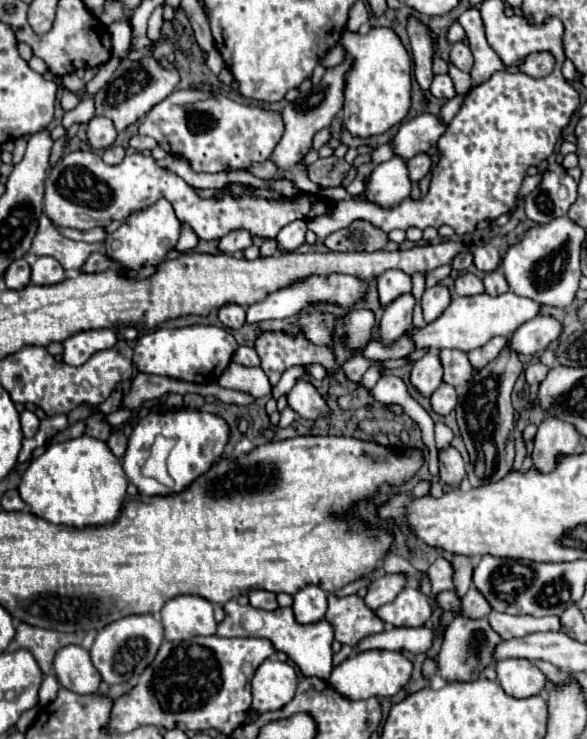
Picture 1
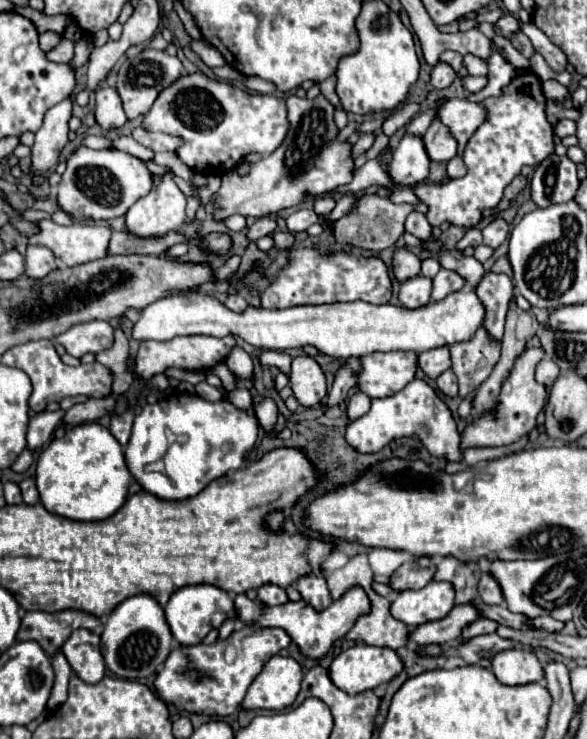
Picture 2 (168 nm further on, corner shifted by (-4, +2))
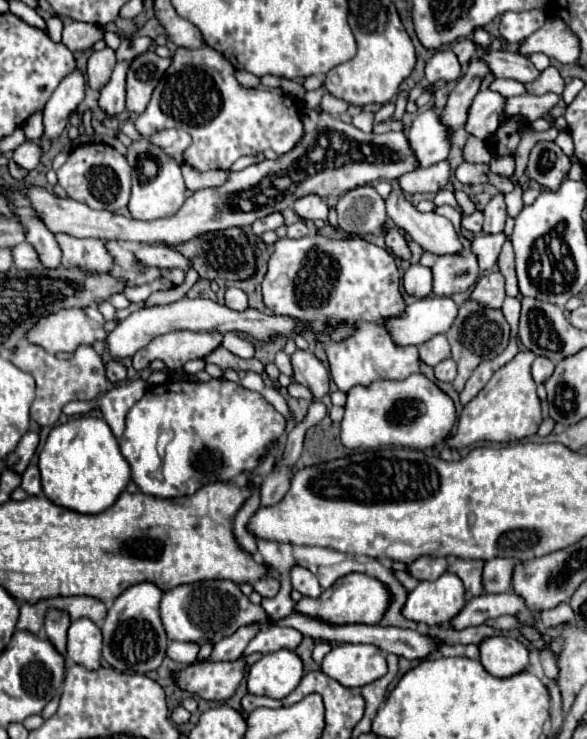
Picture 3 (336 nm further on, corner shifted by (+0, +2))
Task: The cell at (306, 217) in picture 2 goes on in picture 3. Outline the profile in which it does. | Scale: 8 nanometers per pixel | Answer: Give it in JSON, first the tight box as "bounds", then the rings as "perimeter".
{"bounds":[292,195,328,221],"perimeter":[[[308,195],[308,197],[302,197],[302,199],[298,199],[294,205],[292,205],[292,209],[294,209],[294,213],[300,217],[300,219],[310,219],[310,221],[314,221],[314,219],[324,219],[326,221],[326,217],[328,217],[328,205],[322,201],[322,197],[318,197],[318,195]]]}

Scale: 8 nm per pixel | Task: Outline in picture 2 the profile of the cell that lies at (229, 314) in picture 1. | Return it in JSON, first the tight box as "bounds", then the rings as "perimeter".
{"bounds":[226,293,248,311],"perimeter":[[[232,293],[232,295],[228,295],[228,299],[226,299],[226,307],[232,309],[232,311],[244,311],[244,307],[248,307],[248,301],[246,301],[242,295]]]}

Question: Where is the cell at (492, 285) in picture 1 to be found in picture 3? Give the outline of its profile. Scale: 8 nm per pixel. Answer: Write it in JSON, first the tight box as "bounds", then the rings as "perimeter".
{"bounds":[470,271,504,309],"perimeter":[[[490,271],[478,279],[474,285],[470,299],[476,301],[480,307],[500,309],[504,303],[504,277],[498,271]]]}

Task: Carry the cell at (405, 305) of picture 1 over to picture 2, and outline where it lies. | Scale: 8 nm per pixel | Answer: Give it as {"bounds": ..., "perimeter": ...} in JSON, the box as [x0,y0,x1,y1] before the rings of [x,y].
{"bounds":[400,275,432,309],"perimeter":[[[418,275],[416,279],[406,279],[400,287],[400,303],[408,309],[422,307],[430,303],[430,291],[432,291],[432,281],[424,275]]]}

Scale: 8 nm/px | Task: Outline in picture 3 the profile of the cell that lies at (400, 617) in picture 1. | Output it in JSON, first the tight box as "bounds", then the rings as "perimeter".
{"bounds":[402,573,464,625],"perimeter":[[[444,573],[440,579],[436,581],[422,581],[412,593],[408,593],[408,599],[402,607],[402,615],[410,621],[424,621],[426,625],[442,625],[448,623],[456,613],[460,613],[460,609],[464,607],[464,585],[460,583],[460,579],[452,573]]]}

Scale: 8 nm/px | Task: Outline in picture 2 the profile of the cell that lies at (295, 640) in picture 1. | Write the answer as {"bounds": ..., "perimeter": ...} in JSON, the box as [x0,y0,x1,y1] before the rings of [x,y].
{"bounds":[236,587,372,659],"perimeter":[[[350,587],[340,599],[332,601],[332,605],[326,607],[324,611],[316,611],[314,607],[310,607],[304,601],[296,601],[296,603],[288,601],[278,607],[264,607],[258,601],[250,601],[244,593],[236,595],[236,609],[238,609],[238,617],[242,619],[244,625],[258,623],[260,627],[282,627],[292,637],[292,641],[300,647],[302,653],[306,653],[312,659],[322,659],[328,653],[328,649],[332,647],[332,643],[339,640],[340,637],[344,637],[354,627],[356,619],[362,613],[368,613],[372,609],[372,603],[362,587]]]}

